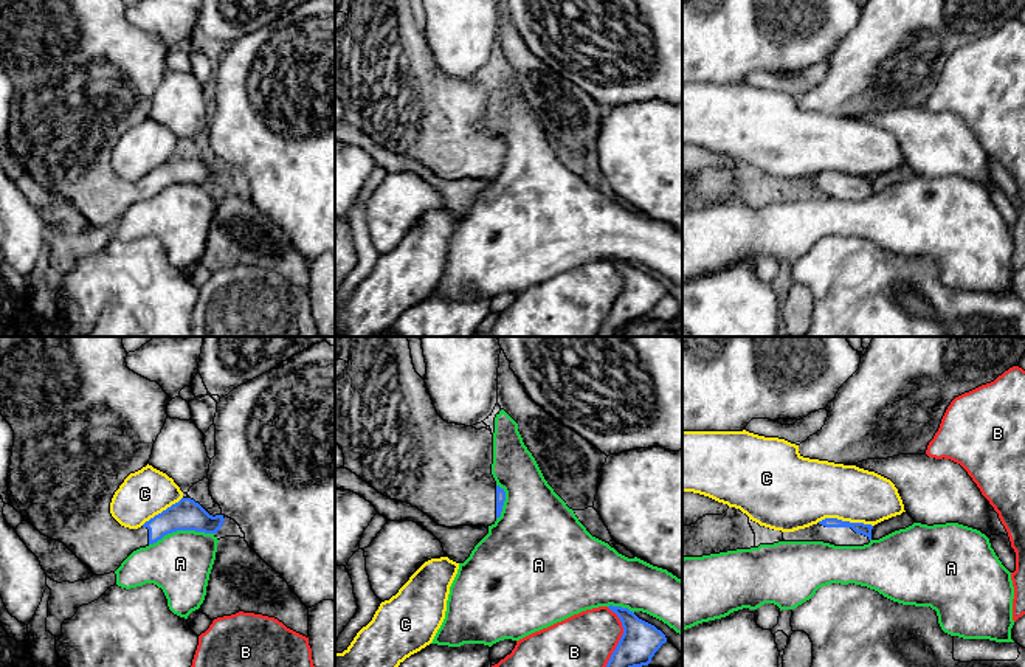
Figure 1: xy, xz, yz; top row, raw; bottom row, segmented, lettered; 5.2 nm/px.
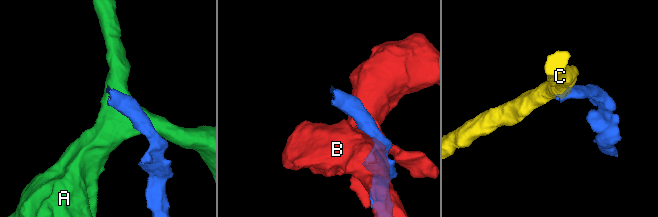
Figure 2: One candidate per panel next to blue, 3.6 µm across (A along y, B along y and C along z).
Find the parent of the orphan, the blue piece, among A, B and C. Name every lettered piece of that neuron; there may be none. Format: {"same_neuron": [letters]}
{"same_neuron": []}

